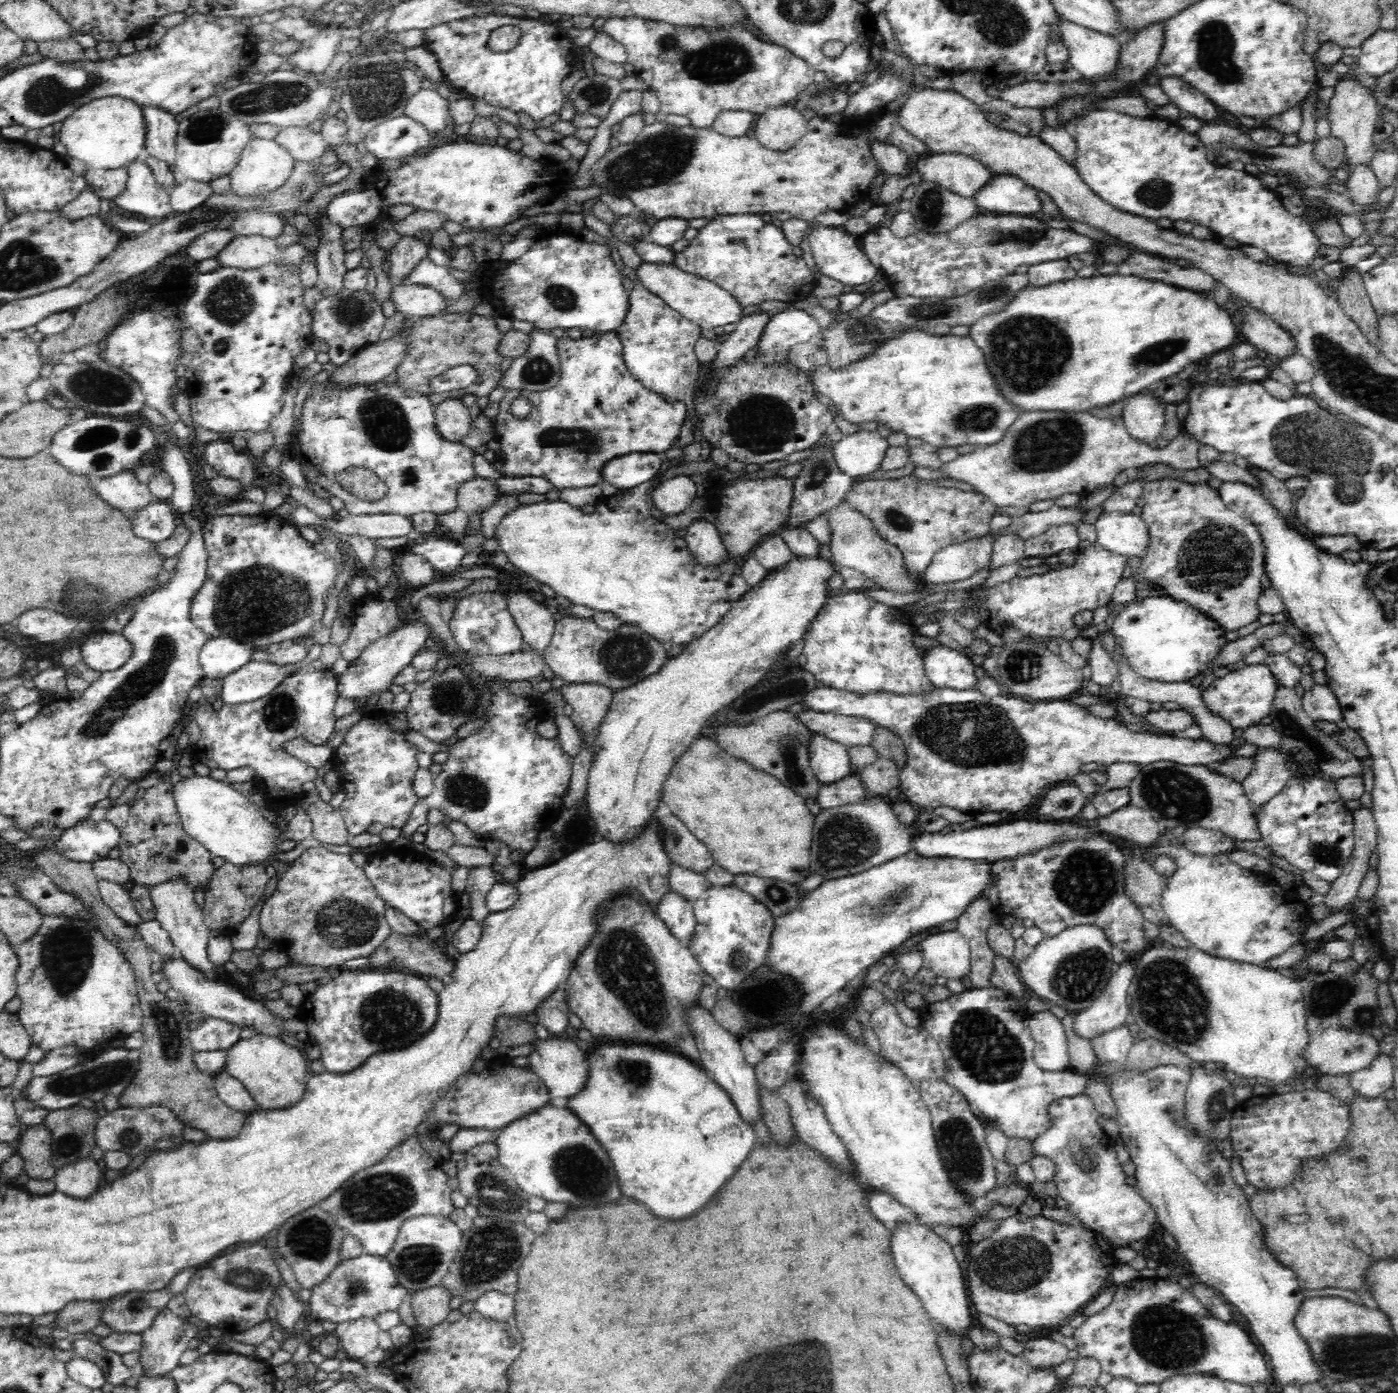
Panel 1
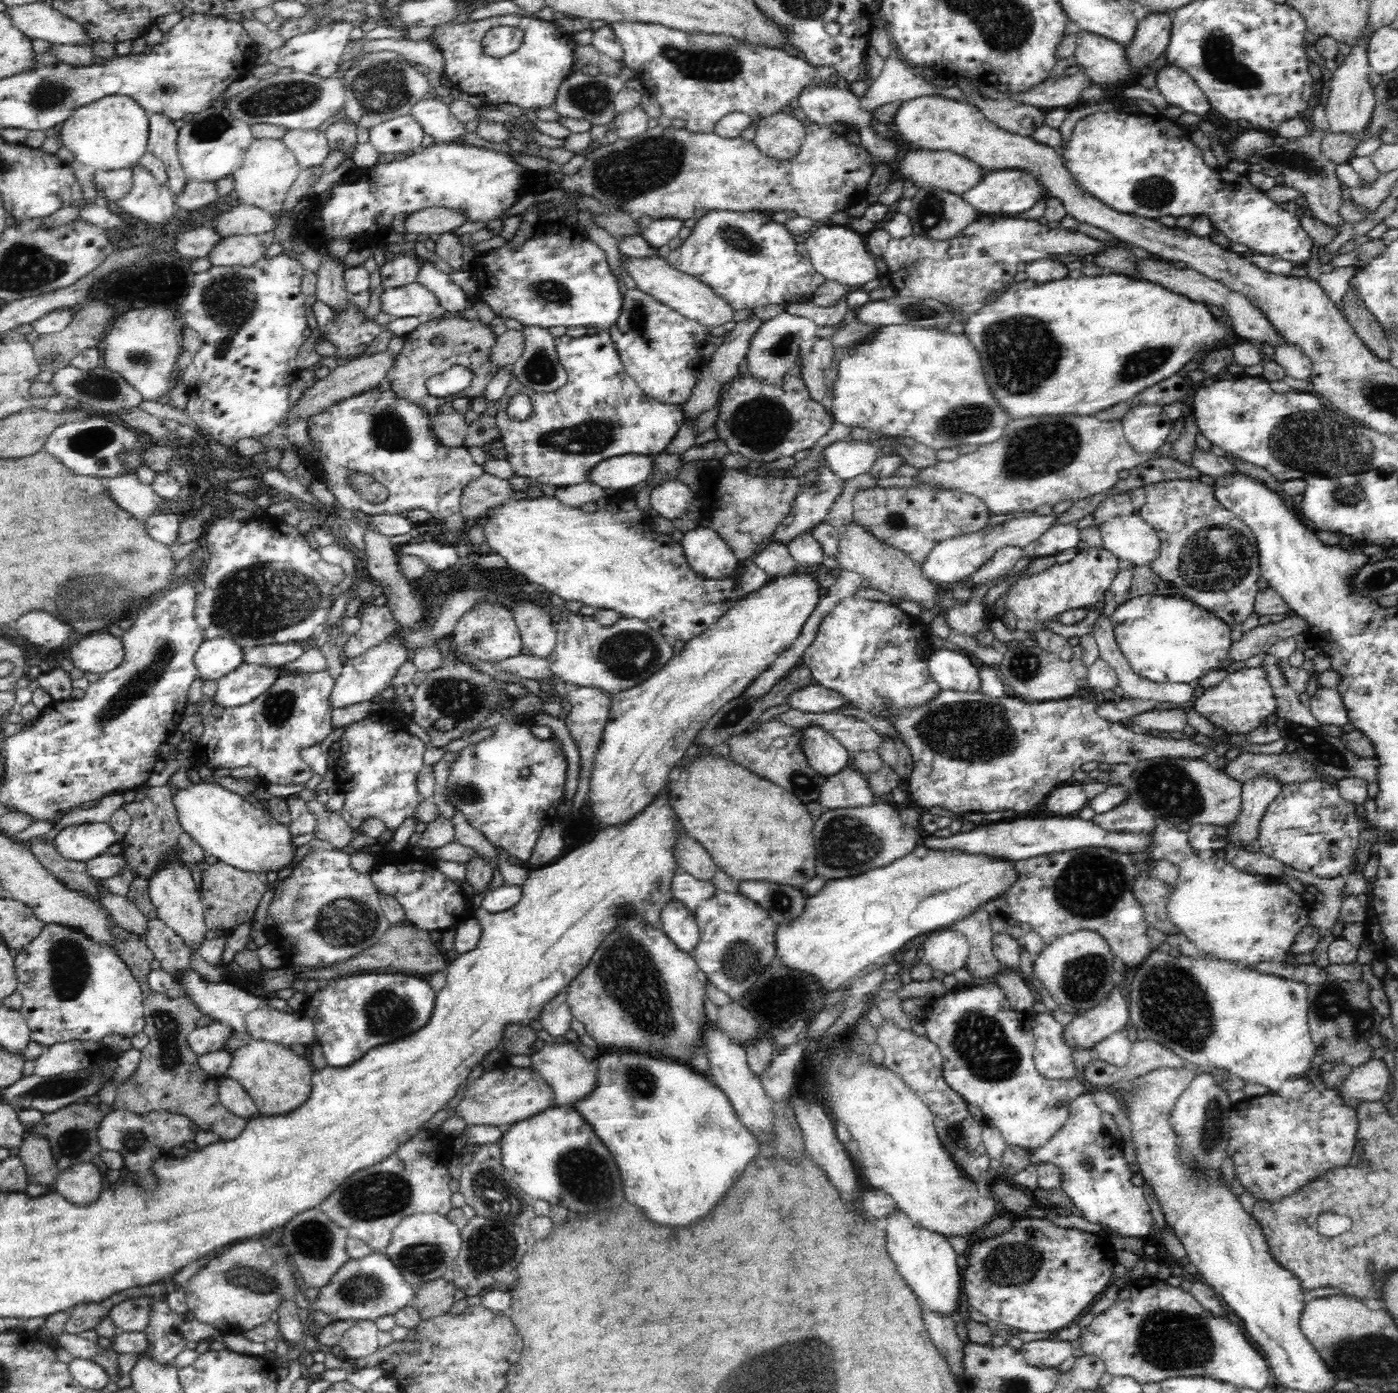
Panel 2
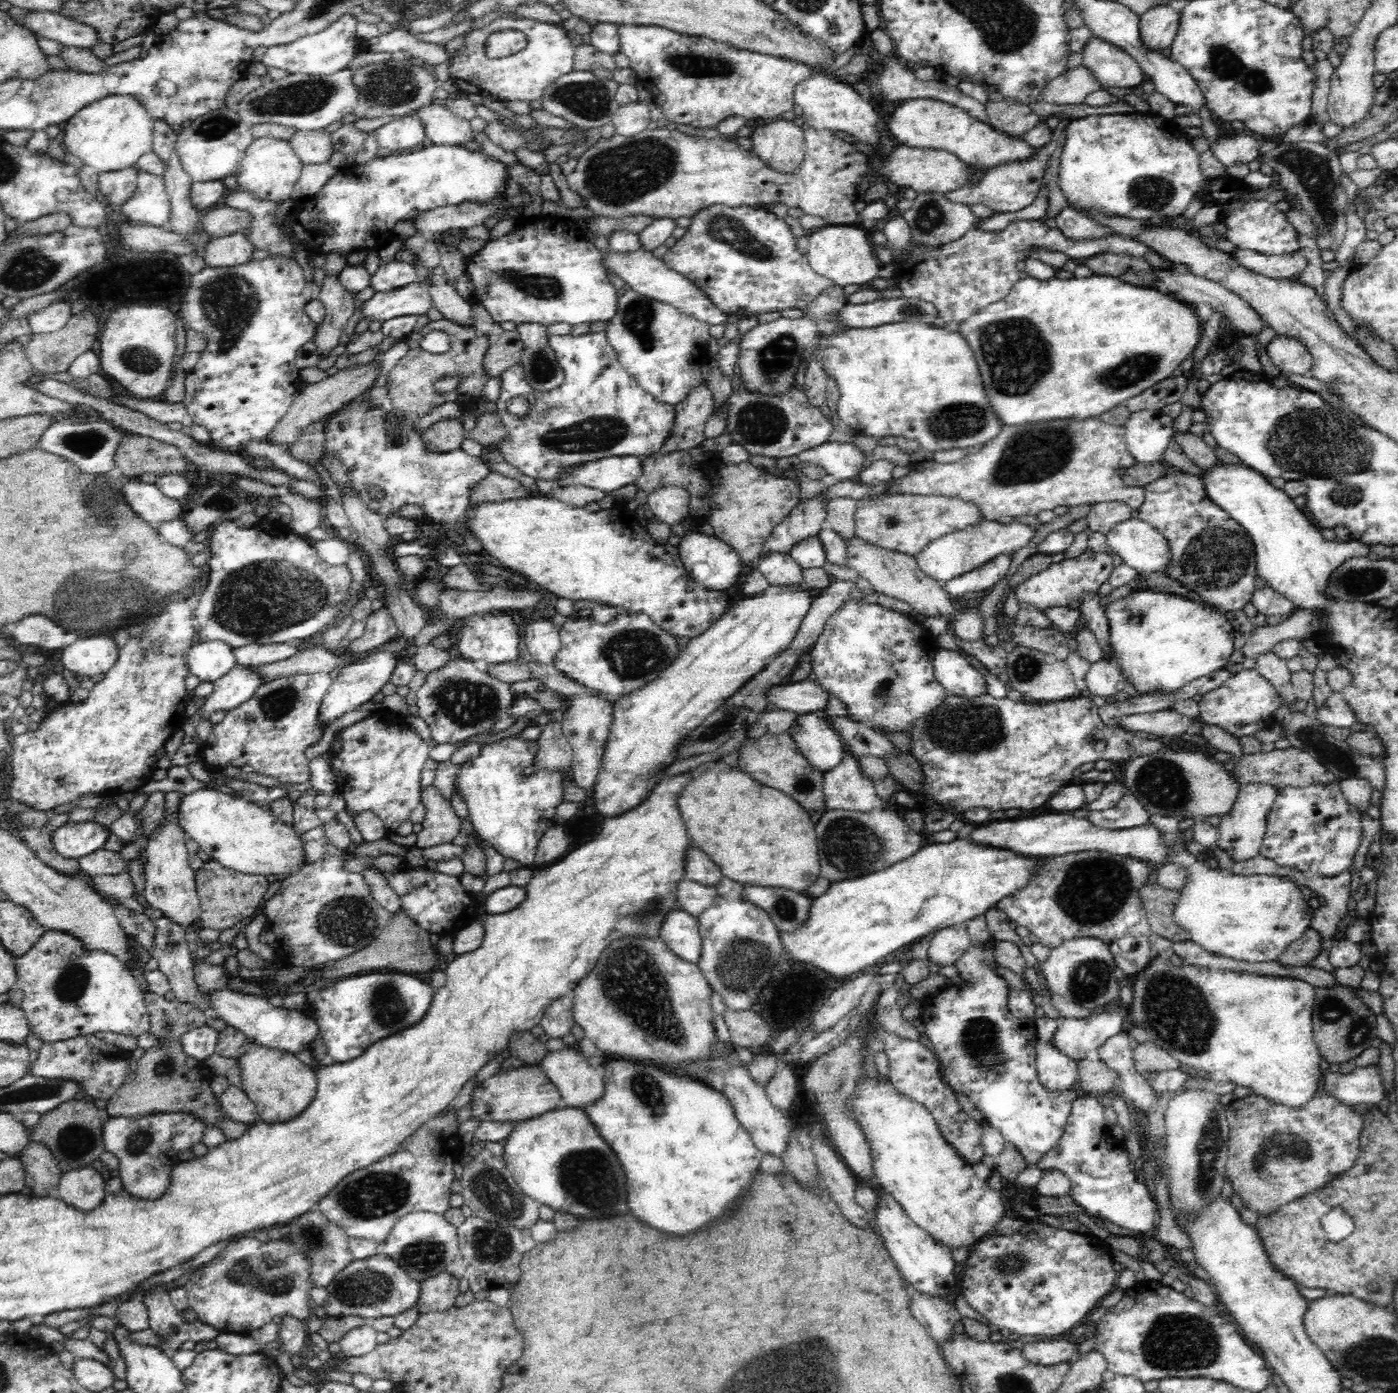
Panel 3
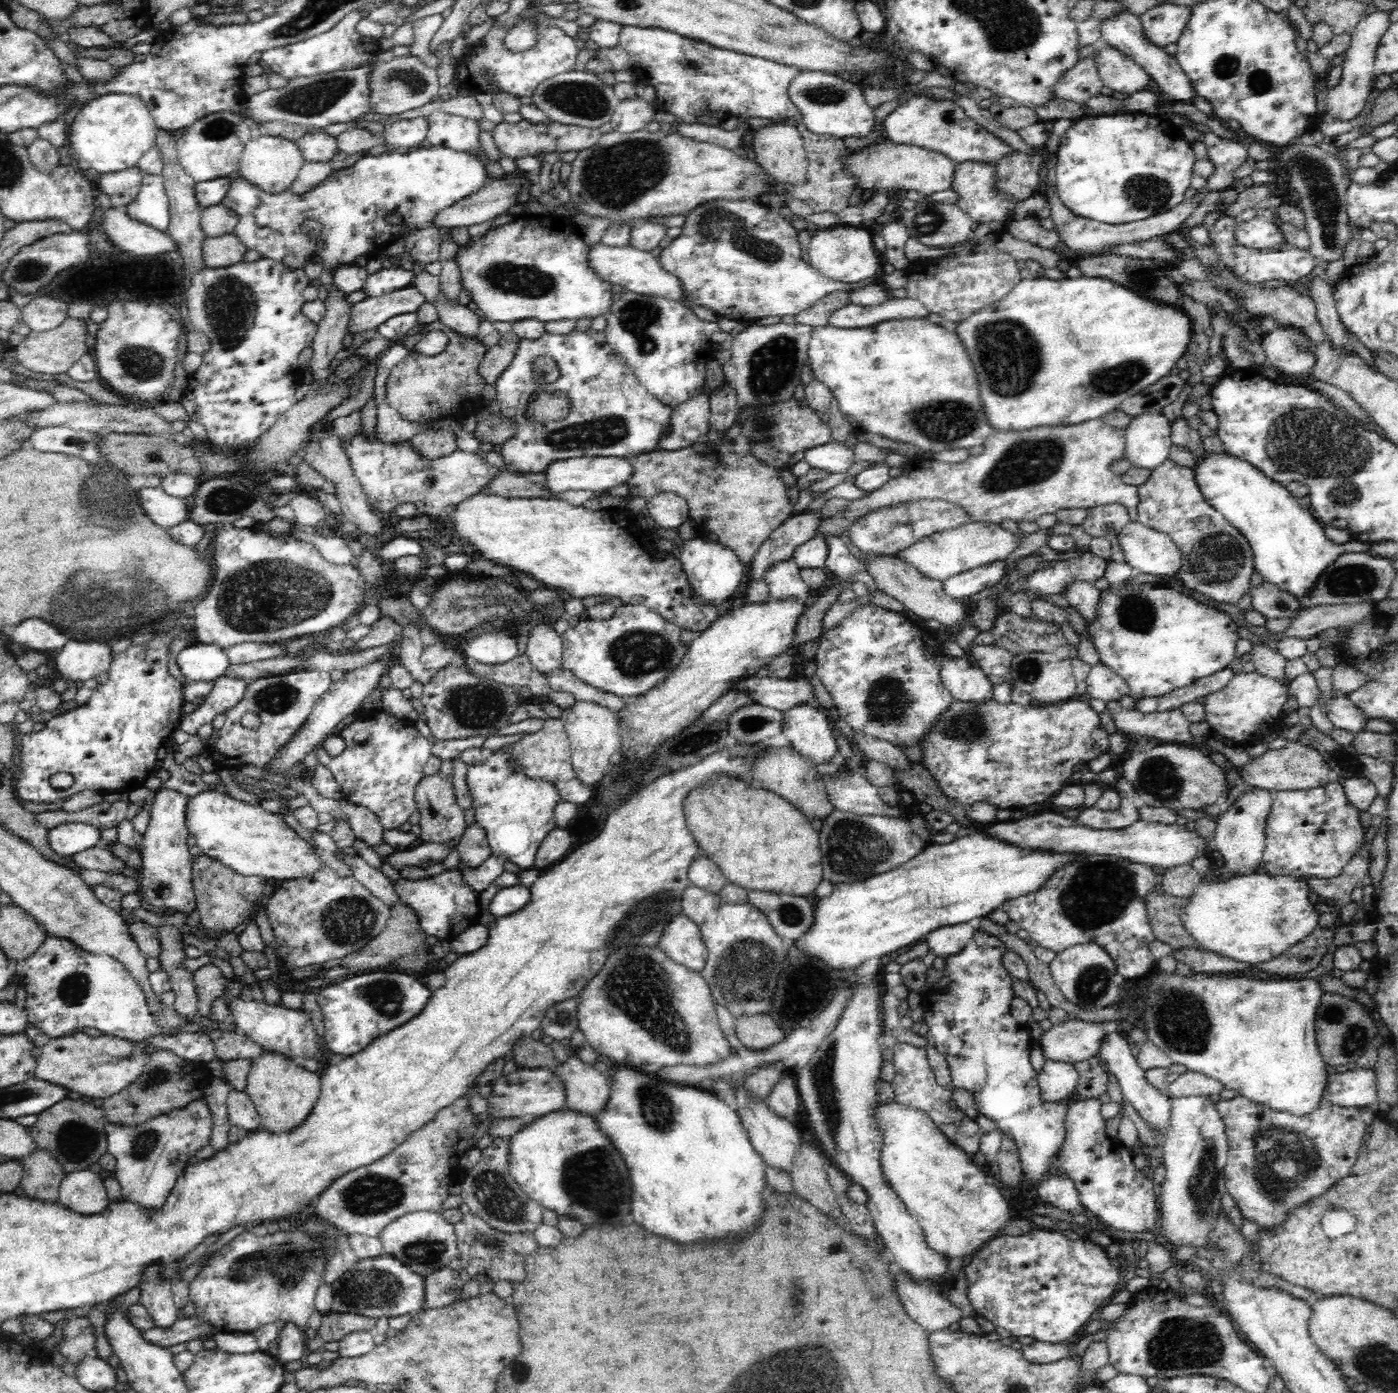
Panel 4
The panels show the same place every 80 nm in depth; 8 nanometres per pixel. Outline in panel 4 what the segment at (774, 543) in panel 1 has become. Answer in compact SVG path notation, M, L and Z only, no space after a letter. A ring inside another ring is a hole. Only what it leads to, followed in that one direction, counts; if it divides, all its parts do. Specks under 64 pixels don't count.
M791 559L774 564L764 573L769 587L769 597L774 599L798 599L805 603L811 589L802 581L800 568Z

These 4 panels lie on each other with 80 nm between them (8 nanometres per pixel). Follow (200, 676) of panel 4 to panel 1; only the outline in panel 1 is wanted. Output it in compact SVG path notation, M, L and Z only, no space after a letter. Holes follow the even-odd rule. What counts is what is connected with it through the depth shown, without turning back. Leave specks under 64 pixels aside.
M216 637L208 639L199 654L205 678L223 679L252 661L256 647L237 639Z

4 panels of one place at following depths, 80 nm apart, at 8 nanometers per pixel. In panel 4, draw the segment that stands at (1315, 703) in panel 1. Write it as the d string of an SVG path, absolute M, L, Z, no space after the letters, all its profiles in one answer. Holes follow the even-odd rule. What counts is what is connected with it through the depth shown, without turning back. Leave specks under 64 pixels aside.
M1336 697L1329 701L1326 717L1335 728L1344 728L1350 732L1366 731L1368 718L1364 717L1362 710L1354 706L1348 697Z

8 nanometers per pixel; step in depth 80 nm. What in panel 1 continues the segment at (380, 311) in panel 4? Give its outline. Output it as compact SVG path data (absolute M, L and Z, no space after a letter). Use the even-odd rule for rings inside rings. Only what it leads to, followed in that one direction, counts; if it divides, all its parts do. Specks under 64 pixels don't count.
M414 283L393 286L389 299L394 304L395 312L401 312L410 317L427 318L441 315L442 310L450 305L440 291Z

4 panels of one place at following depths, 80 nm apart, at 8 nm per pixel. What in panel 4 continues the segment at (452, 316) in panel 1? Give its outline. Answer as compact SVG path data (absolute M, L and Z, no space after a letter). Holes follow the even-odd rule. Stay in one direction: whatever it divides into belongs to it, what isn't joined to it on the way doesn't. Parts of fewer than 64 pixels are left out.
M440 320L432 322L432 324L424 325L423 329L402 341L403 345L409 350L408 354L390 371L386 381L385 400L404 420L412 422L423 422L436 418L440 414L446 414L450 410L455 410L464 400L480 395L484 379L478 374L479 364L482 362L488 347L483 345L477 338L468 338L464 334L458 334L456 331L450 330L450 327L444 325ZM432 330L440 330L449 338L446 348L436 356L426 356L414 349L414 346Z

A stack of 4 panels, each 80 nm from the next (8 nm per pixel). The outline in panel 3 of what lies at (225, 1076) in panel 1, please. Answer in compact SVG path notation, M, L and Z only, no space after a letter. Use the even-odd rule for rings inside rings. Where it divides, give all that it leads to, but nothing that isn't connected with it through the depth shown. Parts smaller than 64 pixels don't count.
M229 1084L224 1094L220 1096L220 1102L225 1113L234 1122L243 1122L248 1126L259 1120L256 1105L242 1087Z

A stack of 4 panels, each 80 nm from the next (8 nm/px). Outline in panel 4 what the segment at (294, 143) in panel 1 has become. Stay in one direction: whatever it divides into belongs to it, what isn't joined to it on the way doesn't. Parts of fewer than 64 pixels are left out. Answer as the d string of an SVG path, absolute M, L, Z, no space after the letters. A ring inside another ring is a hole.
M308 130L302 138L294 141L305 161L308 162L329 162L339 151L336 137L318 130Z

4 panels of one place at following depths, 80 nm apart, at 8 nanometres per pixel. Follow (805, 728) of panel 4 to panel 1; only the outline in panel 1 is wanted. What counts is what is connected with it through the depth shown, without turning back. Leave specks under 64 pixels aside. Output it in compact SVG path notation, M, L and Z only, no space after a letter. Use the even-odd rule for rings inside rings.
M820 733L812 738L809 746L810 767L821 785L832 785L852 776L855 772L848 748Z

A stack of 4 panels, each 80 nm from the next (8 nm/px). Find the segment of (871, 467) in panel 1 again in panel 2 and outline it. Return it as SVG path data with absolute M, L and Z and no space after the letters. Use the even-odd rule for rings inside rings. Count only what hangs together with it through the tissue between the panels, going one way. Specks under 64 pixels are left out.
M842 440L834 442L822 449L825 463L833 473L842 480L850 480L858 474L864 474L871 469L878 456L878 448L882 444L862 442L861 440Z

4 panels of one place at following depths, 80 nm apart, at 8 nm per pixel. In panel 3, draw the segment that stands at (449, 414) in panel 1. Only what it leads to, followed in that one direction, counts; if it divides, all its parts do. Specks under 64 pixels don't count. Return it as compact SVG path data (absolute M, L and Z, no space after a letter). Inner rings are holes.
M442 418L426 428L424 441L429 450L452 451L461 448L464 434L466 431L459 418Z

